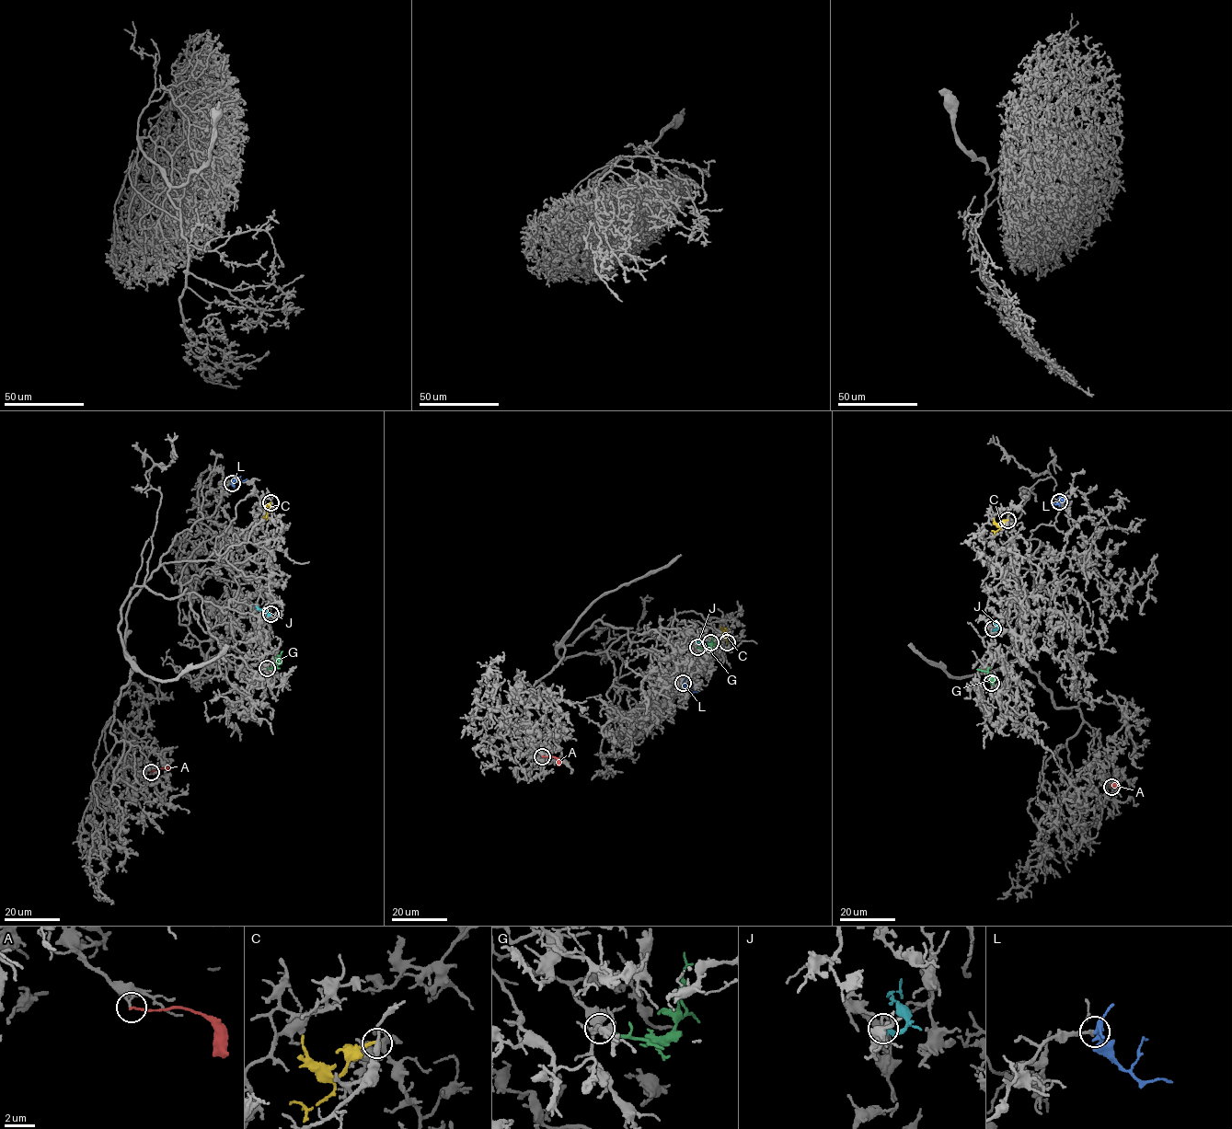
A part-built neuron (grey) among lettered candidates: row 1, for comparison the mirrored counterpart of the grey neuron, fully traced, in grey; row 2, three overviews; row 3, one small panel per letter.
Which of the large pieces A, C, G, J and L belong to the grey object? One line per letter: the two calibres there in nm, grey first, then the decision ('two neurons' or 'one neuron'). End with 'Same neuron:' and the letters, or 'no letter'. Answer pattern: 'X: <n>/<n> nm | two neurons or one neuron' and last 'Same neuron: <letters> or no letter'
A: 160/150 nm | two neurons
C: 320/200 nm | two neurons
G: 320/200 nm | one neuron
J: 150/220 nm | two neurons
L: 260/240 nm | one neuron
Same neuron: G, L

